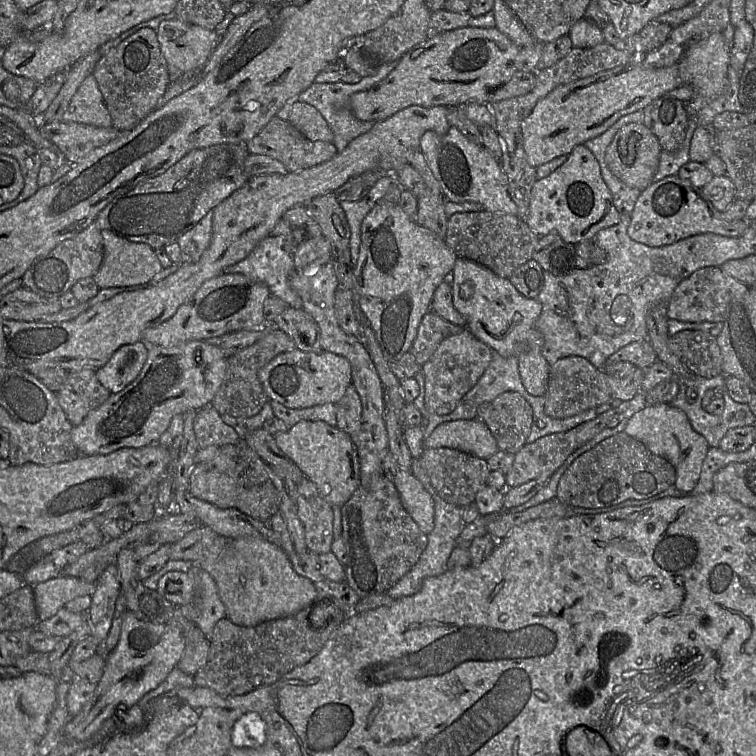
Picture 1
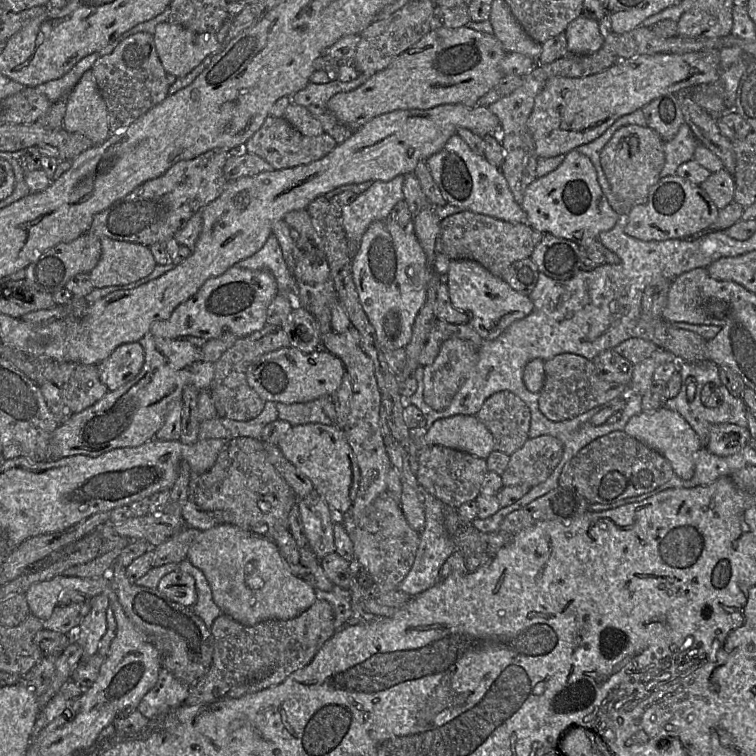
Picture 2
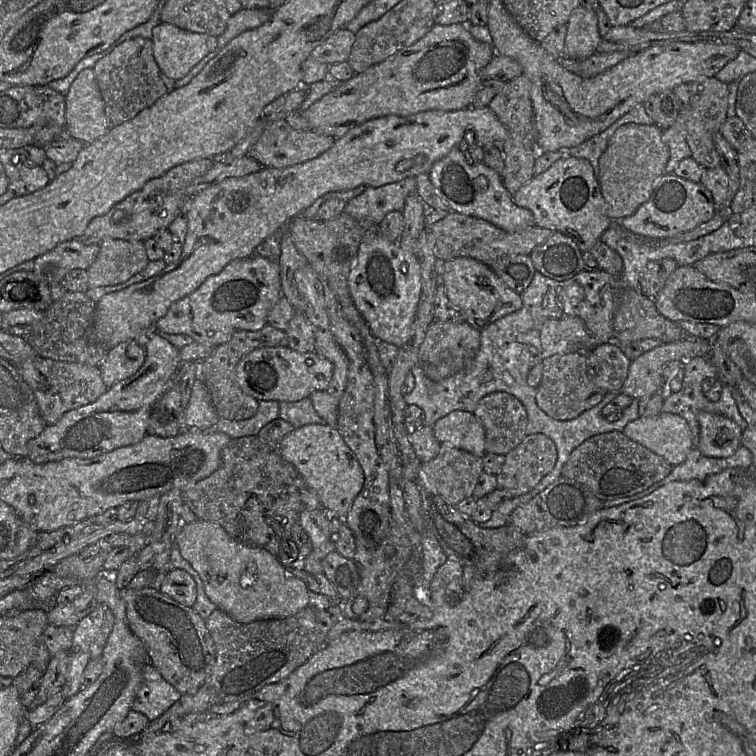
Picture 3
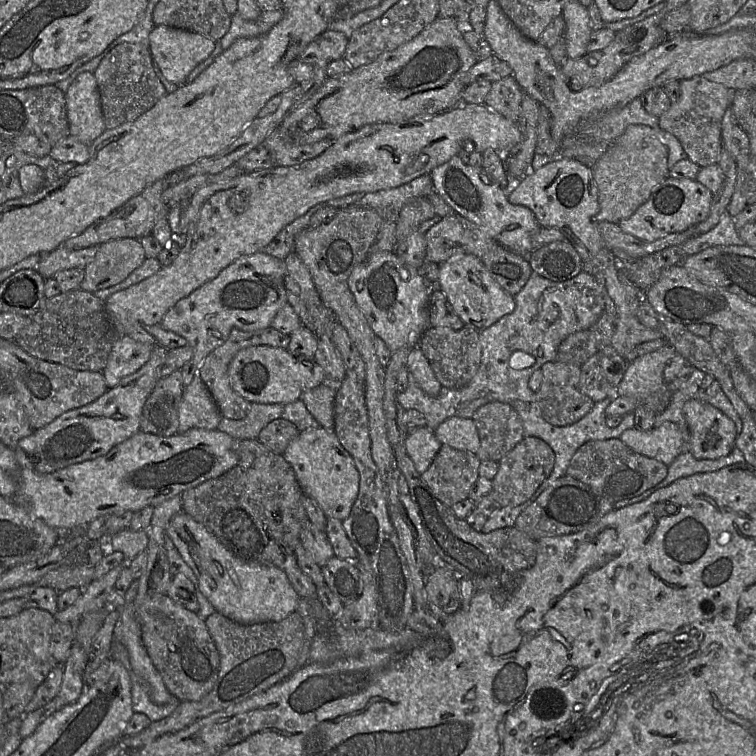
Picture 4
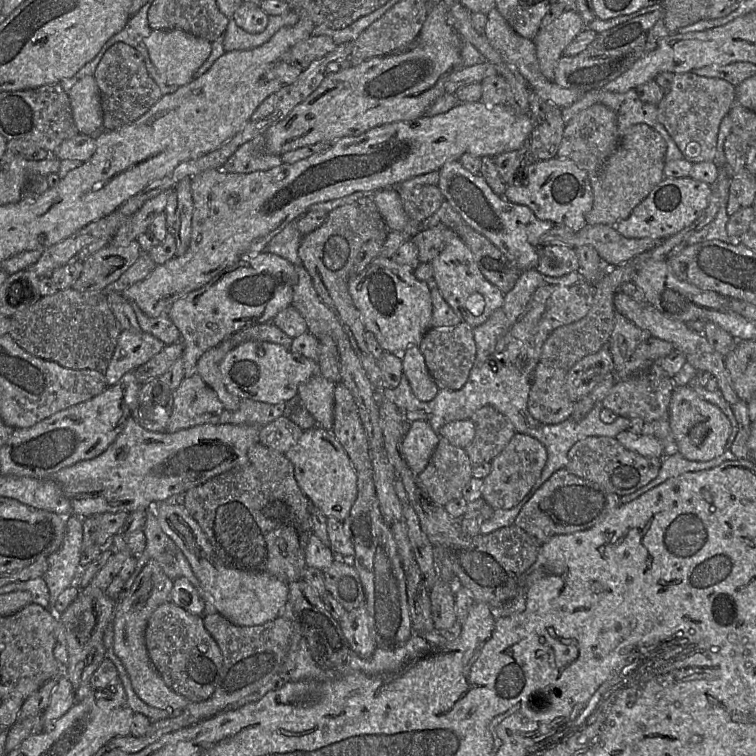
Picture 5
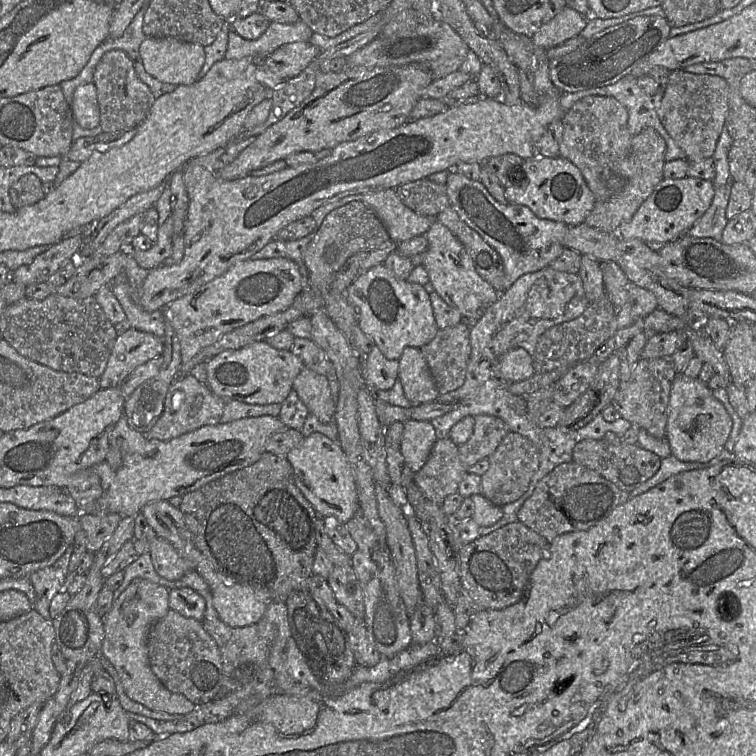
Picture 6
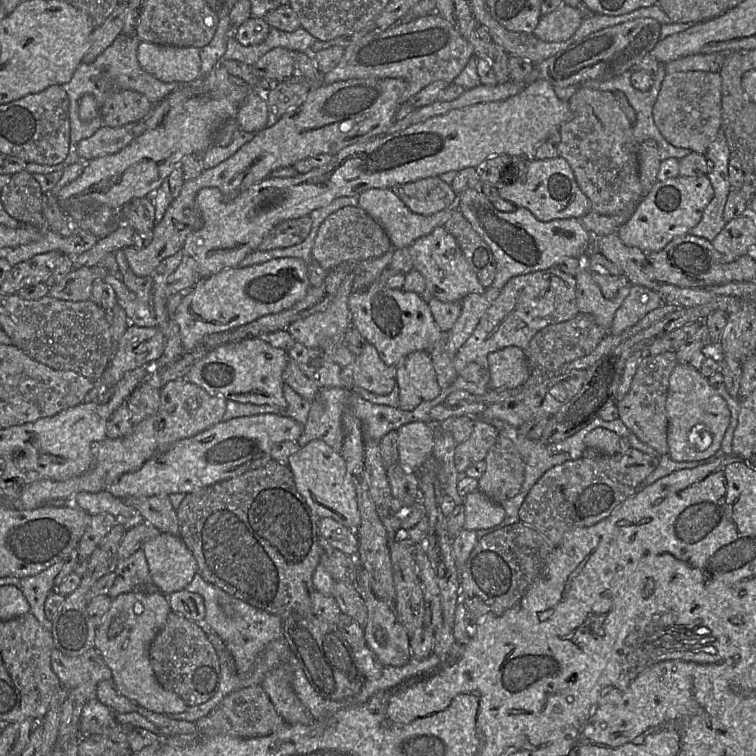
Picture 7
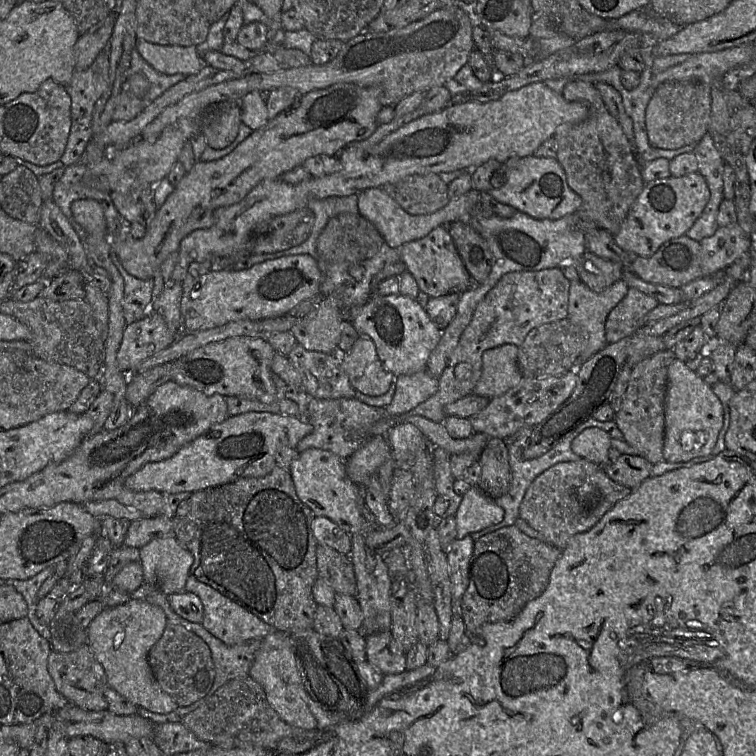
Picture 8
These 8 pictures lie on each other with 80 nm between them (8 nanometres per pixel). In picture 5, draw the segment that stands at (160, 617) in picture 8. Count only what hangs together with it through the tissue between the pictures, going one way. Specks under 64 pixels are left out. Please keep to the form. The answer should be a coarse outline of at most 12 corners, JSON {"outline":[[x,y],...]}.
{"outline":[[155,560],[115,603],[113,652],[147,705],[182,710],[151,662],[145,630],[173,580]]}

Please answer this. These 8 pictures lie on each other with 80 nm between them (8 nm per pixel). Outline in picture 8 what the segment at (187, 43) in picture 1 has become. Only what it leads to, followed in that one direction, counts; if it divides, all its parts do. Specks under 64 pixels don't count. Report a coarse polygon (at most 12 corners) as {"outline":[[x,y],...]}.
{"outline":[[137,39],[140,55],[162,74],[197,74],[205,65],[195,46]]}

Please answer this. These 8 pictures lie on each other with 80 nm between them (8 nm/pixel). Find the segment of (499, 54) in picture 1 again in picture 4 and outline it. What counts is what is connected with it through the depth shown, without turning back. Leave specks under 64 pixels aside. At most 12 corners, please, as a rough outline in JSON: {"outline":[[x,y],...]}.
{"outline":[[437,17],[280,124],[336,140],[462,103],[477,63]]}

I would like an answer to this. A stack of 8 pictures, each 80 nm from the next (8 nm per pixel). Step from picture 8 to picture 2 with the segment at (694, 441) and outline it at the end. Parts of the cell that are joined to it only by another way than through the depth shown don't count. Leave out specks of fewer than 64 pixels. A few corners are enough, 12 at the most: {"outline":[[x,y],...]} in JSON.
{"outline":[[711,427],[707,450],[719,456],[739,452],[750,441],[747,427]]}

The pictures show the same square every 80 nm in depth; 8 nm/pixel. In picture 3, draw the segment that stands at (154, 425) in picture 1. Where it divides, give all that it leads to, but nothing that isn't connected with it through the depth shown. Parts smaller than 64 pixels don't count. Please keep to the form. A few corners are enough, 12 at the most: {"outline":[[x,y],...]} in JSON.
{"outline":[[154,328],[143,366],[28,441],[36,464],[140,442],[180,349]]}

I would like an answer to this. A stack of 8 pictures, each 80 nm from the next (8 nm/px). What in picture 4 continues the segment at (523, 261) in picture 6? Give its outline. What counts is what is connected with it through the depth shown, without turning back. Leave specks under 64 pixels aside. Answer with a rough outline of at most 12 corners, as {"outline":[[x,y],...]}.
{"outline":[[459,155],[430,172],[456,214],[507,250],[540,227],[482,167]]}

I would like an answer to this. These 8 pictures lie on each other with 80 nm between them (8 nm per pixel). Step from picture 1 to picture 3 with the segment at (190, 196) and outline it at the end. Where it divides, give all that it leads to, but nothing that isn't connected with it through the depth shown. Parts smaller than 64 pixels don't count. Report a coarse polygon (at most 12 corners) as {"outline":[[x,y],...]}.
{"outline":[[214,159],[149,180],[79,236],[145,241],[187,207],[186,188]]}

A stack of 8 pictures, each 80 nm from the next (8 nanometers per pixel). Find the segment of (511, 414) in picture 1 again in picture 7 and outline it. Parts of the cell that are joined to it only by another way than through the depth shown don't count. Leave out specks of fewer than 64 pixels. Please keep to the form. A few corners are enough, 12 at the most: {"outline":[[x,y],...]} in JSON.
{"outline":[[475,419],[471,436],[456,445],[454,464],[462,475],[483,461],[499,431]]}

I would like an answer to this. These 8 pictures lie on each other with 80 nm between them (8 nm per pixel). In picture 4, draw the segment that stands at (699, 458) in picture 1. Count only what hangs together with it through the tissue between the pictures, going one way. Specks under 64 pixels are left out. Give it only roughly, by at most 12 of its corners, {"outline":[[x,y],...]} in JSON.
{"outline":[[670,421],[650,430],[626,429],[619,439],[666,465],[687,450]]}

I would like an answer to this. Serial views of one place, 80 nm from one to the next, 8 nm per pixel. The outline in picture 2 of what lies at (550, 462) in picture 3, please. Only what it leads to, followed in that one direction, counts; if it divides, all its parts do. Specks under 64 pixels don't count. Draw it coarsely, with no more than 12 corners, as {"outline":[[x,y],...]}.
{"outline":[[528,438],[510,455],[503,486],[537,486],[551,475],[563,444]]}

